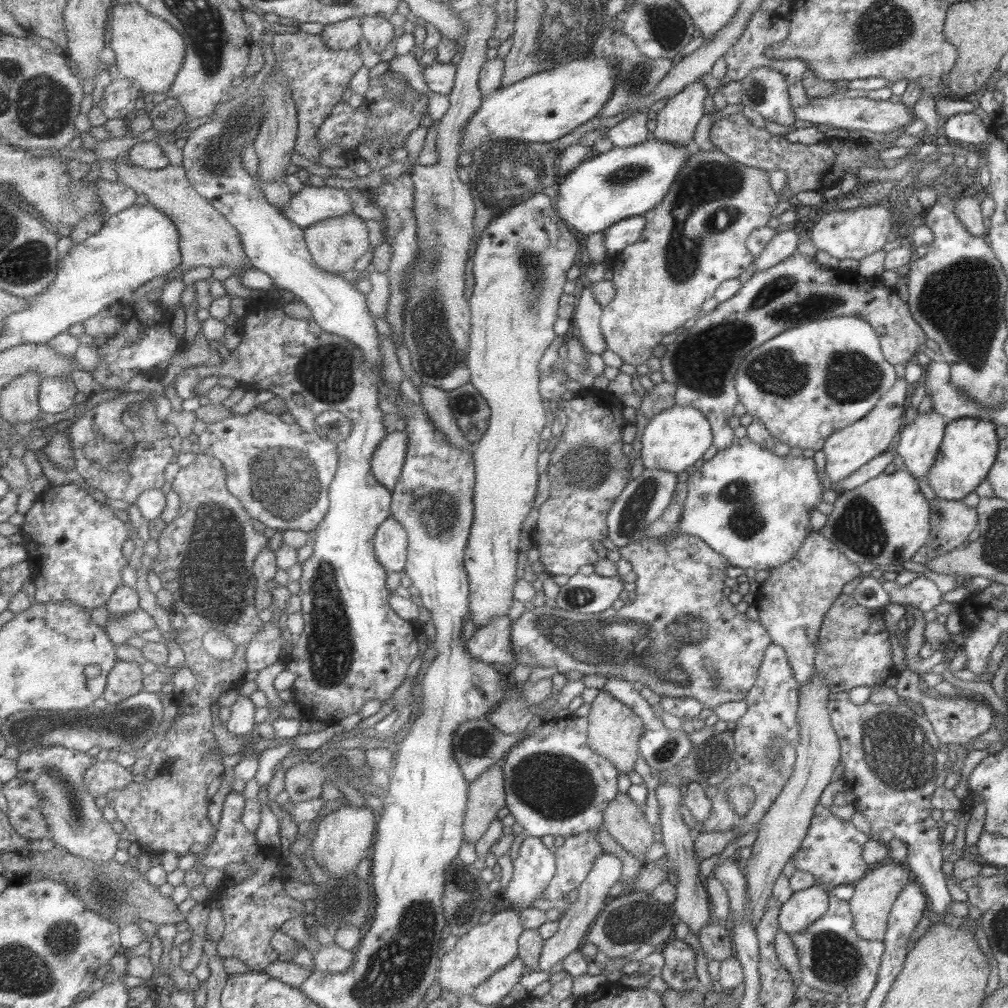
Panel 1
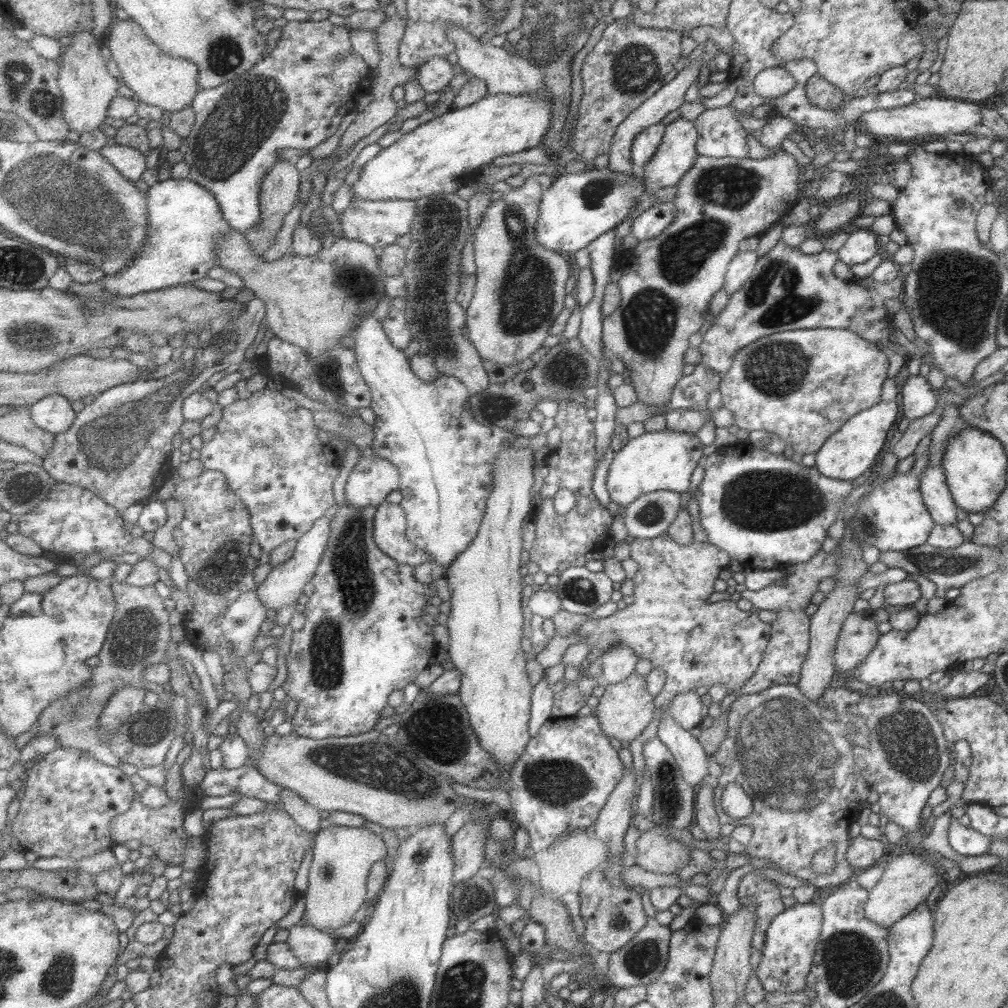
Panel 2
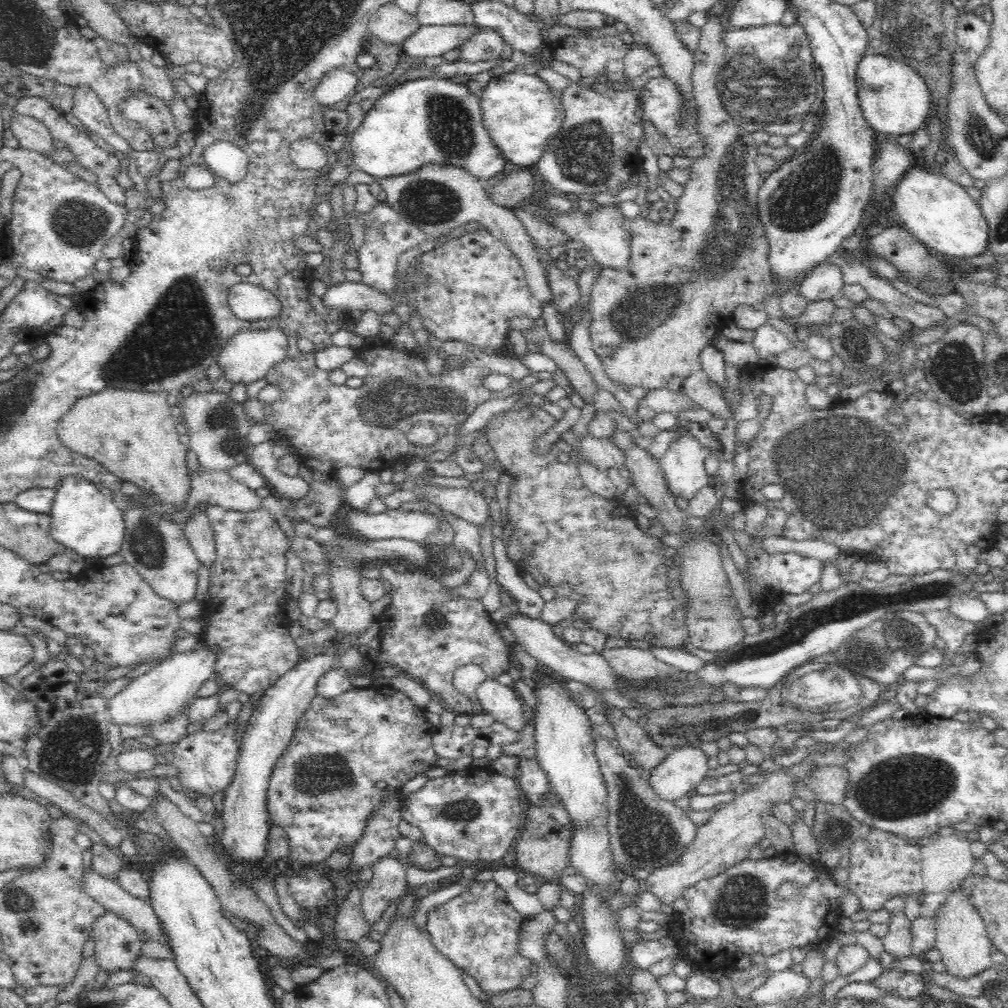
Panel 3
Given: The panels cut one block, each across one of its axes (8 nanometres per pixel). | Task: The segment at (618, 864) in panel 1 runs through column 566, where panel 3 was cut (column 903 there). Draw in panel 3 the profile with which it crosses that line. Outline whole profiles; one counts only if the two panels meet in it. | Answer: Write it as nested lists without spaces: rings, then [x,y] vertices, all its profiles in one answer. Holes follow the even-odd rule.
[[[899,903],[894,905],[894,916],[890,920],[888,934],[880,941],[883,943],[883,950],[895,958],[906,958],[912,956],[911,943],[911,921],[906,917]]]

